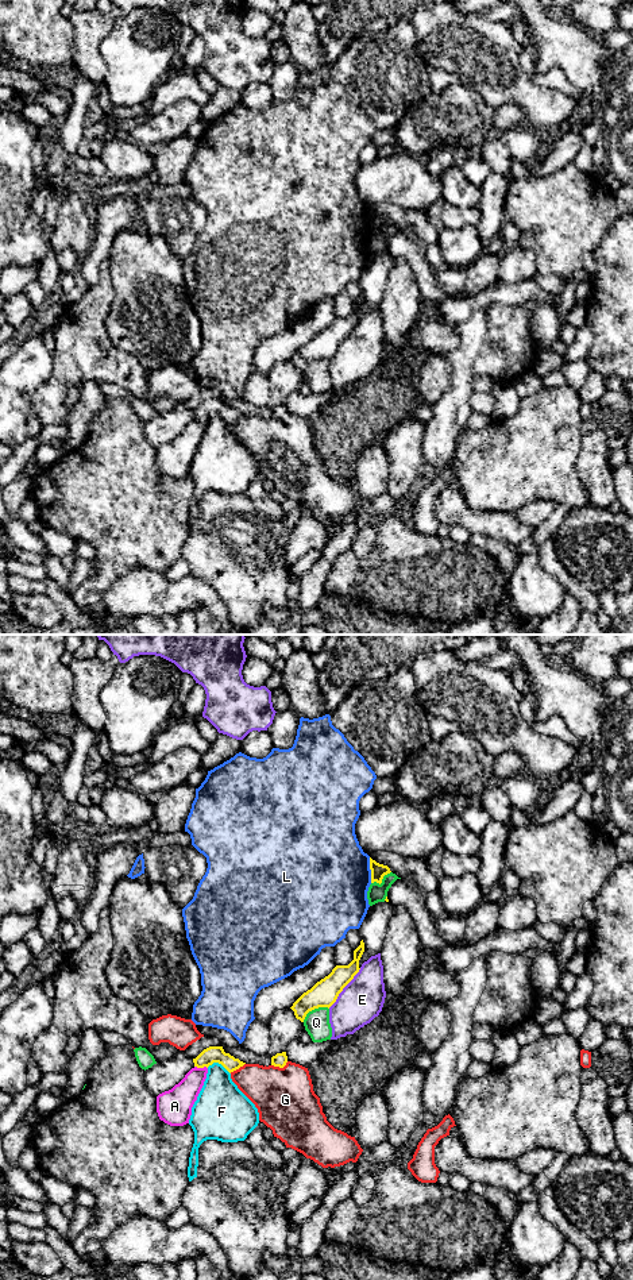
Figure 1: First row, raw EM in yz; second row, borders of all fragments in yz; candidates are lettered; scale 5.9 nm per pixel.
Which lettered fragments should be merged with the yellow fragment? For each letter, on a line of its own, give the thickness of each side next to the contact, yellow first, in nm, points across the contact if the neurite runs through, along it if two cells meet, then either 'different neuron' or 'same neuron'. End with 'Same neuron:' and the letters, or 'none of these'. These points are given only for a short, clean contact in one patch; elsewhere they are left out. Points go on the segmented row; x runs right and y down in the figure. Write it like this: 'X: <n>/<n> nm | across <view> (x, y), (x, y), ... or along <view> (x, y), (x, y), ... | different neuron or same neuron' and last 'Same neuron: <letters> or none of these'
A: 100/170 nm | different neuron
E: 160/260 nm | different neuron
F: 100/300 nm | different neuron
G: 80/360 nm | different neuron
L: 90/480 nm | different neuron
Q: 160/150 nm | different neuron
Same neuron: none of these

